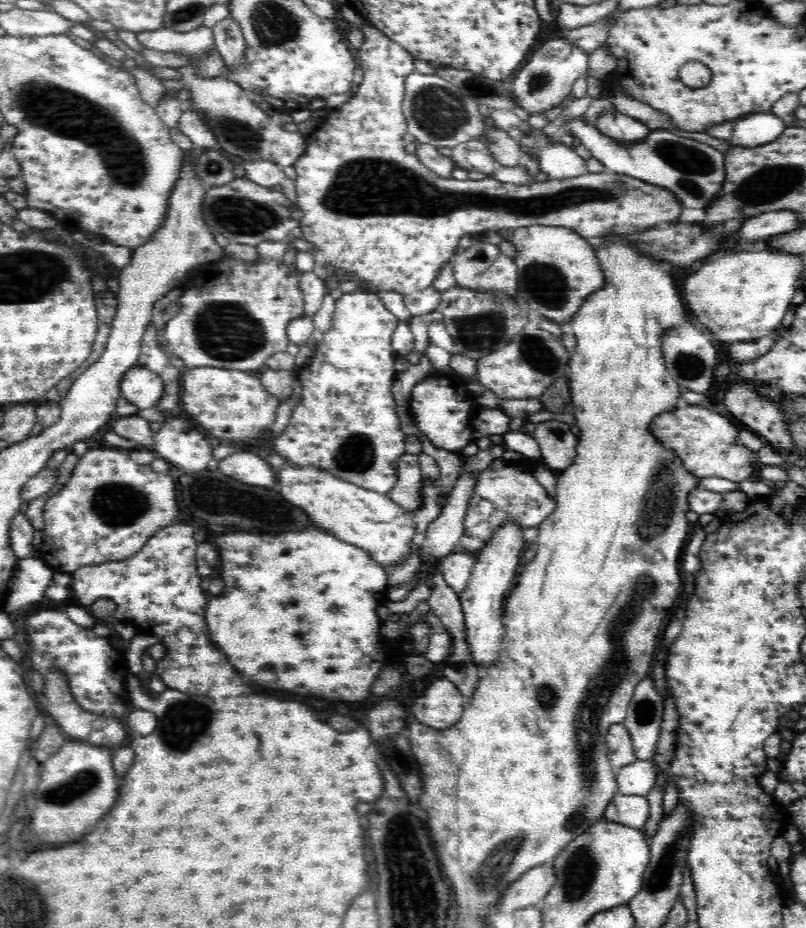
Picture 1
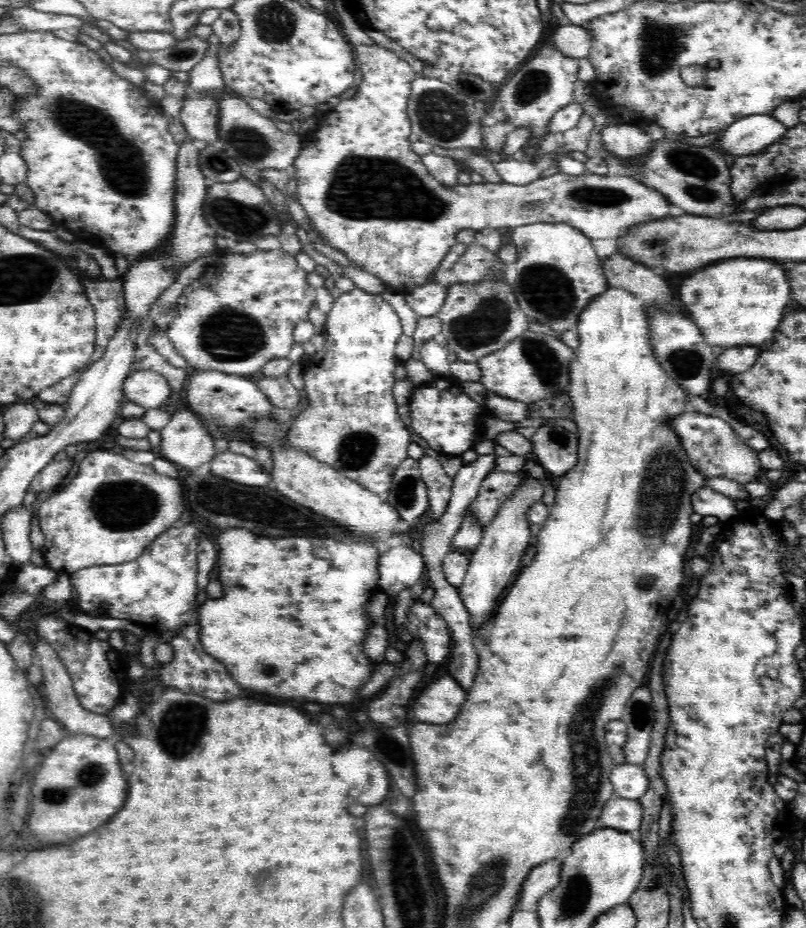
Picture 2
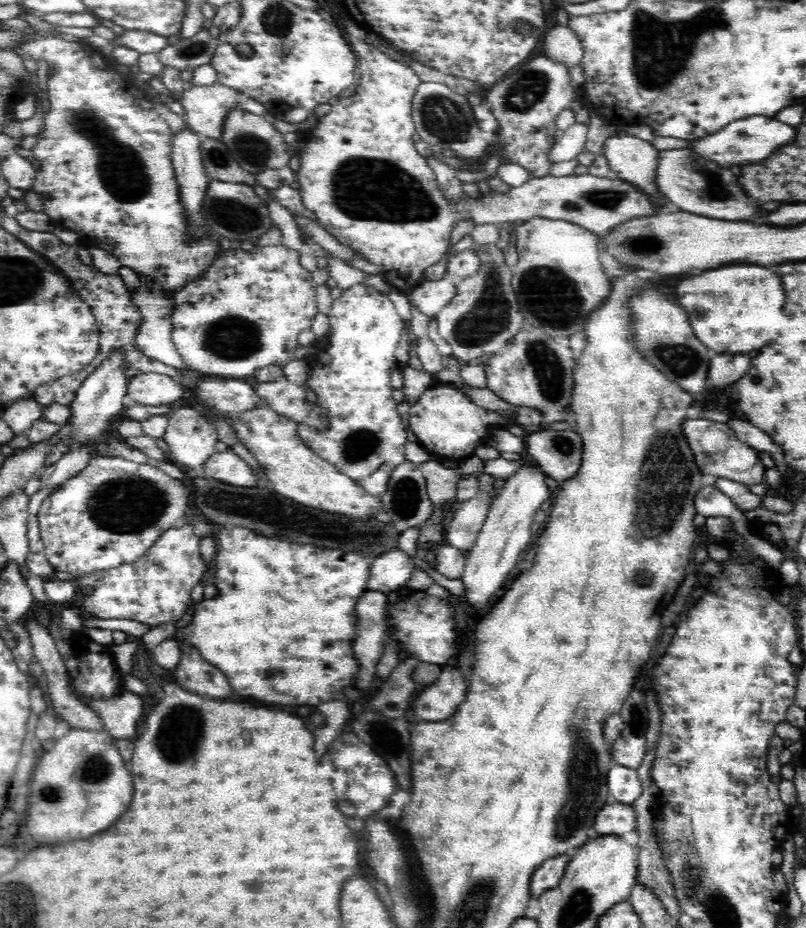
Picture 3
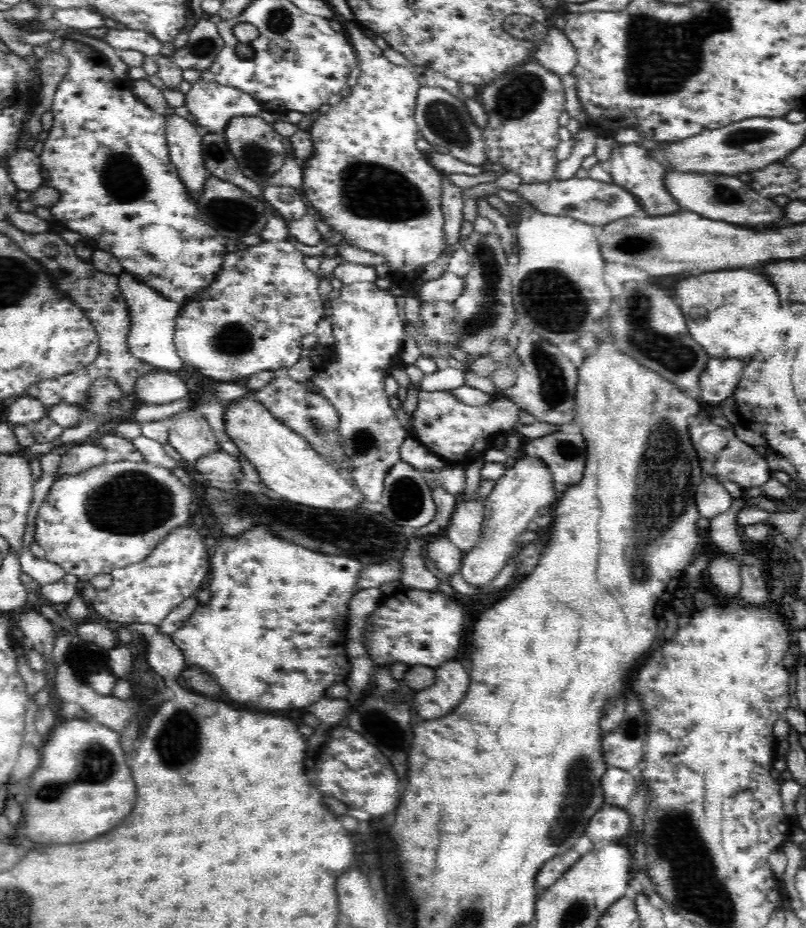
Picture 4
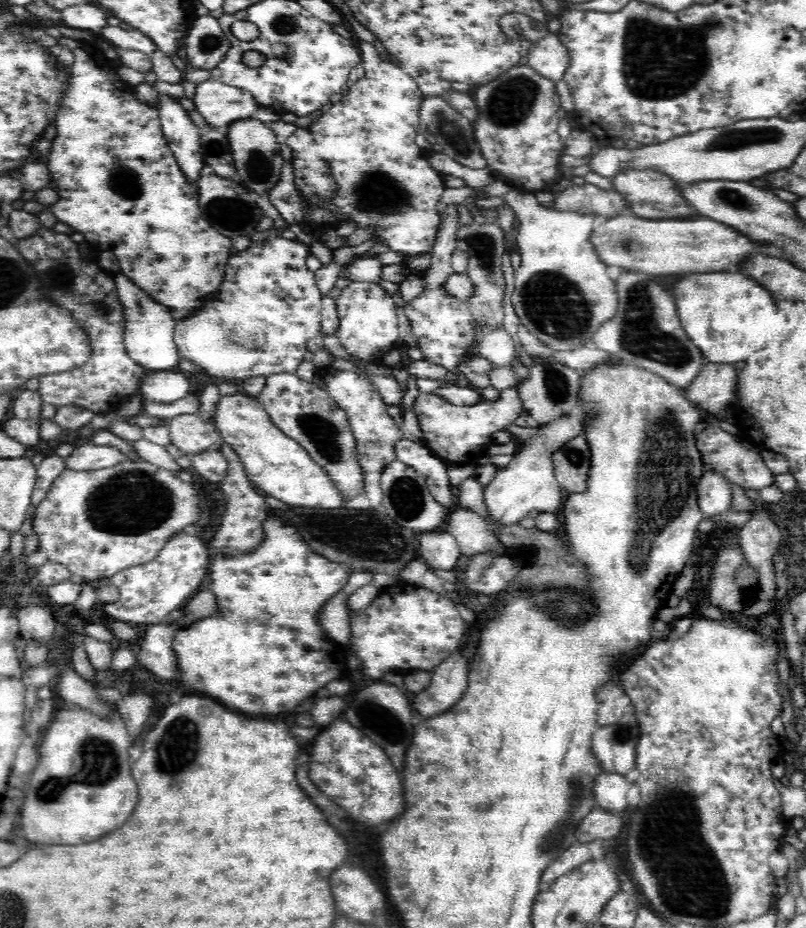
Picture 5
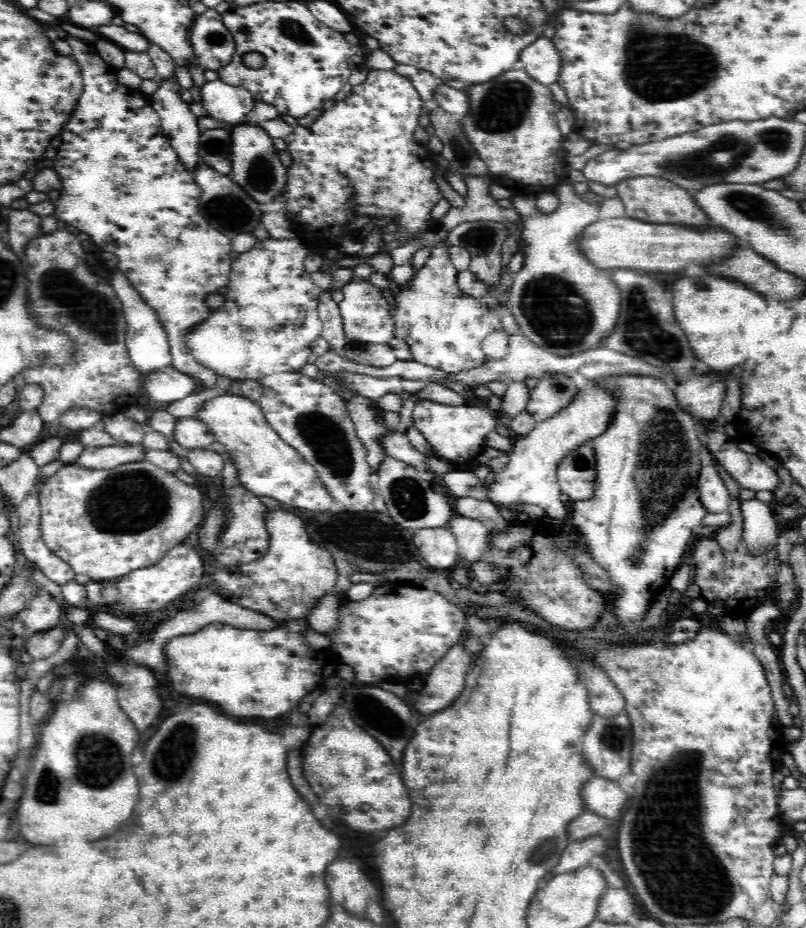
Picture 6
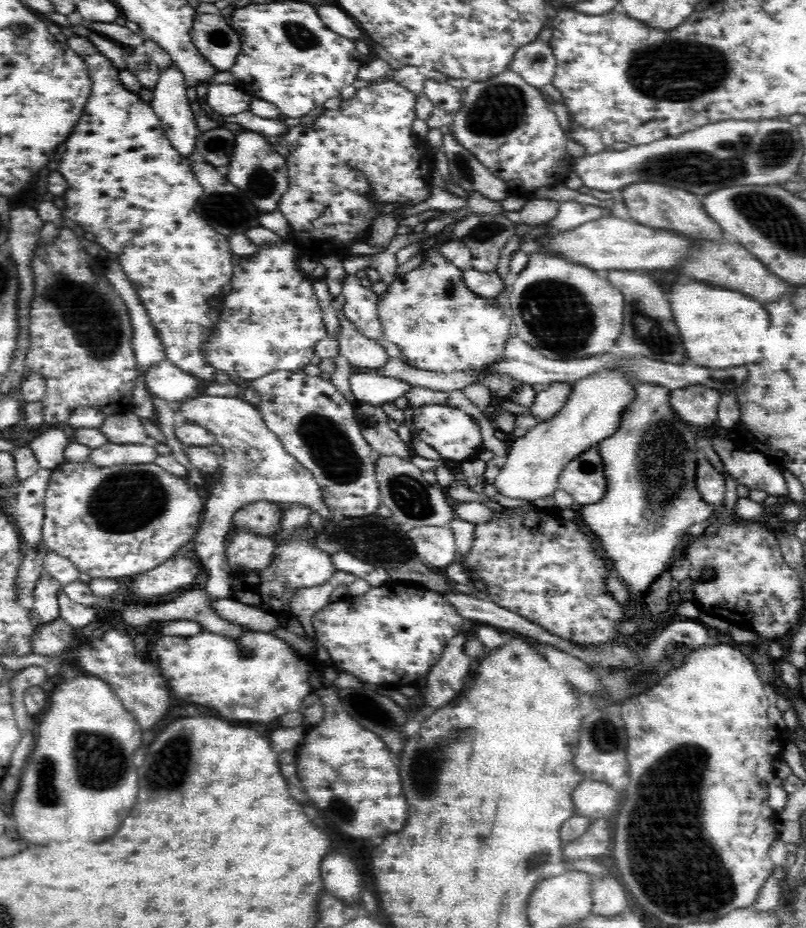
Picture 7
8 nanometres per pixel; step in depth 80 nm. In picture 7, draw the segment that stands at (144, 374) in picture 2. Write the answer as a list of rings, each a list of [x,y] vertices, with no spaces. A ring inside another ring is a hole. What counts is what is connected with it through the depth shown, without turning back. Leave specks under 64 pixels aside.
[[[164,358],[146,370],[146,385],[151,394],[168,401],[183,400],[195,394],[198,378]]]

